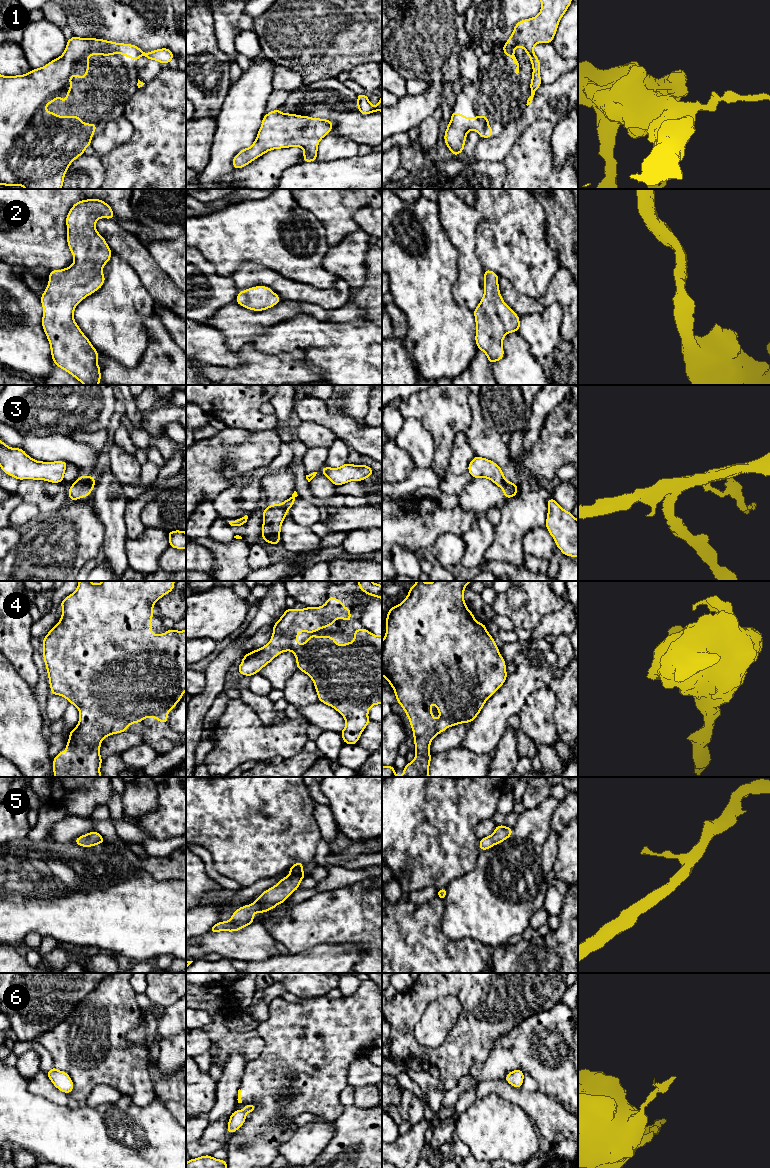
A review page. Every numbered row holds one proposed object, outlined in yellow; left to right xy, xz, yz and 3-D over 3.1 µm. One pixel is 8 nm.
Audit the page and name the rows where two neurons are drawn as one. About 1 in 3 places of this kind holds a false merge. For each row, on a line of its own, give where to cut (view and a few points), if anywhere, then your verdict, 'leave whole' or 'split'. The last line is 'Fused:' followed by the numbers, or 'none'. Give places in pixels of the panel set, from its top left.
1: cut none; leave whole
2: cut none; leave whole
3: cut xy (80, 477), (85, 480), (91, 490); split
4: cut none; leave whole
5: cut none; leave whole
6: cut xy (53, 1067), (55, 1069); split
Fused: 3, 6

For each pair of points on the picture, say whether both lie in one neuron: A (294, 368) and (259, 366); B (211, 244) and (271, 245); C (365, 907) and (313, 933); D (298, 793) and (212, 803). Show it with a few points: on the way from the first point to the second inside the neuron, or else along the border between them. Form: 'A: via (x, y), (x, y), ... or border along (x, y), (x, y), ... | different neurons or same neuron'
A: via (285, 369), (268, 369) | same neuron
B: via (226, 244), (256, 244) | same neuron
C: via (352, 915), (329, 917), (326, 920) | same neuron
D: via (277, 795), (233, 795) | same neuron

